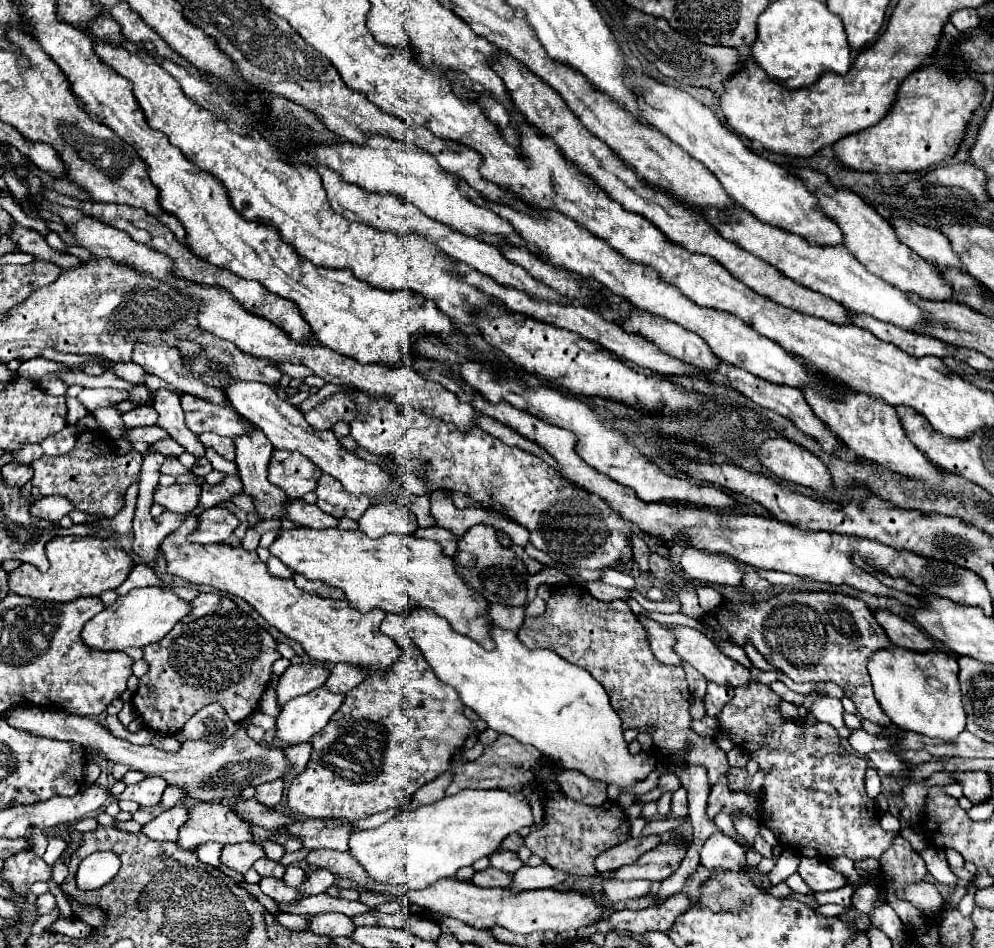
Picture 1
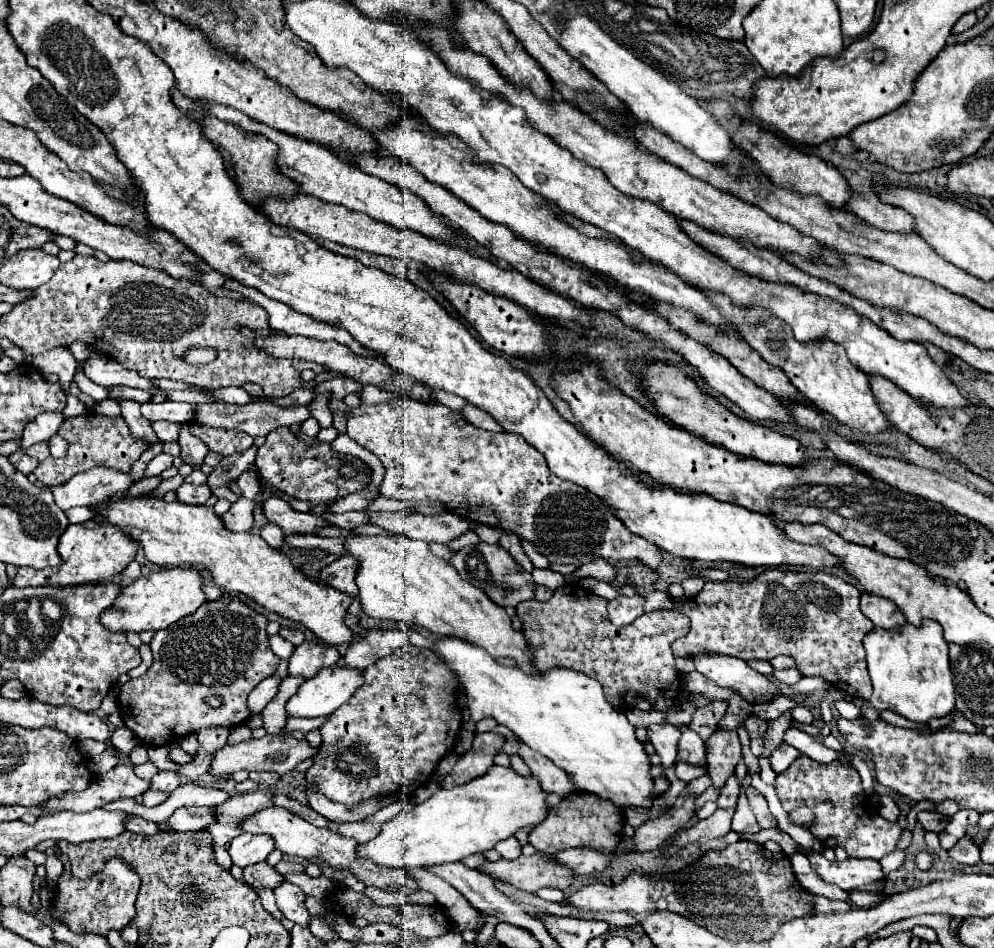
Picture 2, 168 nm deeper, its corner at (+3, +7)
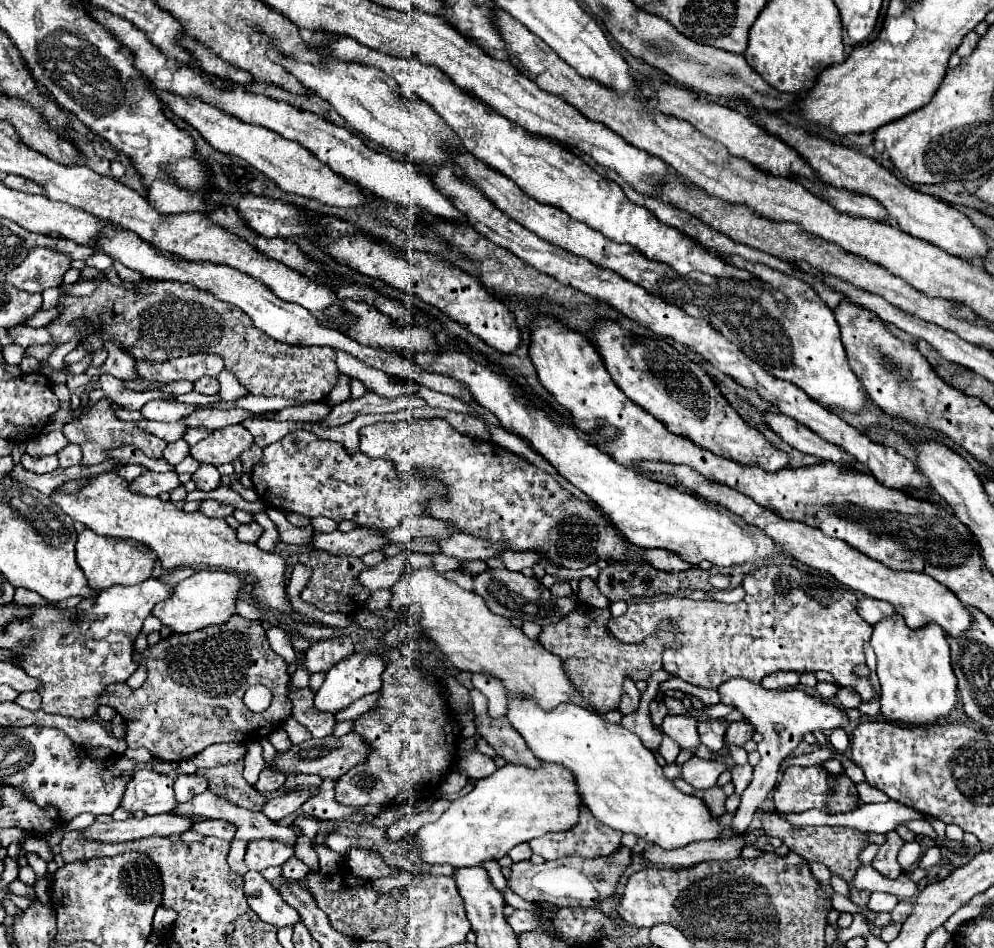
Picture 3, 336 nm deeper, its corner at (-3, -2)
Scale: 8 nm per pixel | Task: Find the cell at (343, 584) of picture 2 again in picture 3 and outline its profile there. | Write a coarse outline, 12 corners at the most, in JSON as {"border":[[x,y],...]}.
{"border":[[400,553],[362,571],[358,581],[368,591],[388,589],[404,565],[432,567],[430,555]]}

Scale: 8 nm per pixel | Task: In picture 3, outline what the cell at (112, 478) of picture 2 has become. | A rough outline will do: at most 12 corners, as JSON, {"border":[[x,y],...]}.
{"border":[[144,471],[130,481],[134,493],[160,495],[180,485],[176,471]]}

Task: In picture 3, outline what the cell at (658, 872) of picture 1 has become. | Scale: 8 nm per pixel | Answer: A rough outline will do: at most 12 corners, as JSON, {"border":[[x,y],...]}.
{"border":[[744,677],[718,687],[764,735],[730,821],[746,833],[804,733],[846,727],[842,709],[802,689]]}

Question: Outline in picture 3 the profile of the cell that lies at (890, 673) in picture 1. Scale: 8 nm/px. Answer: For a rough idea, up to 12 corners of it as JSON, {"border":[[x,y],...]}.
{"border":[[874,625],[880,713],[950,715],[956,675],[940,625]]}

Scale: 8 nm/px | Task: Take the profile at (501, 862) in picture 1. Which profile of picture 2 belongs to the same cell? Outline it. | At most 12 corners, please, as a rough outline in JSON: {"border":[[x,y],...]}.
{"border":[[512,836],[496,844],[506,860],[518,858],[522,844]]}

